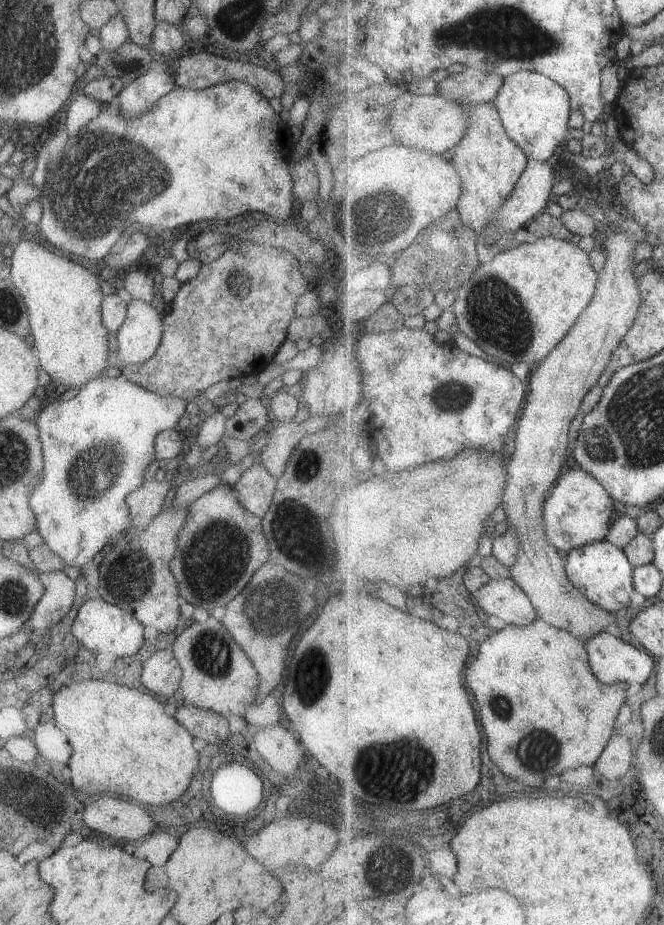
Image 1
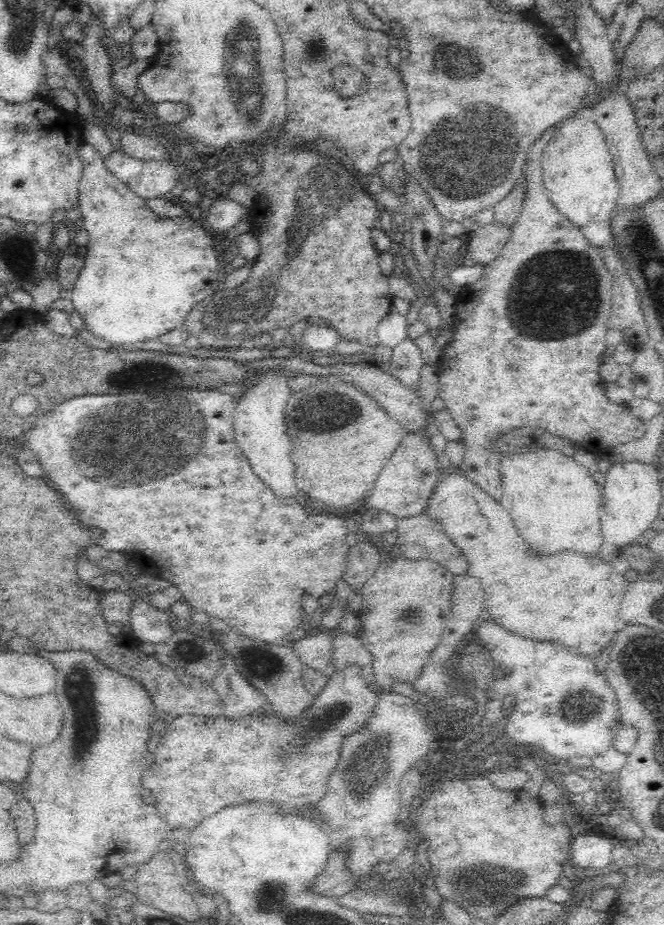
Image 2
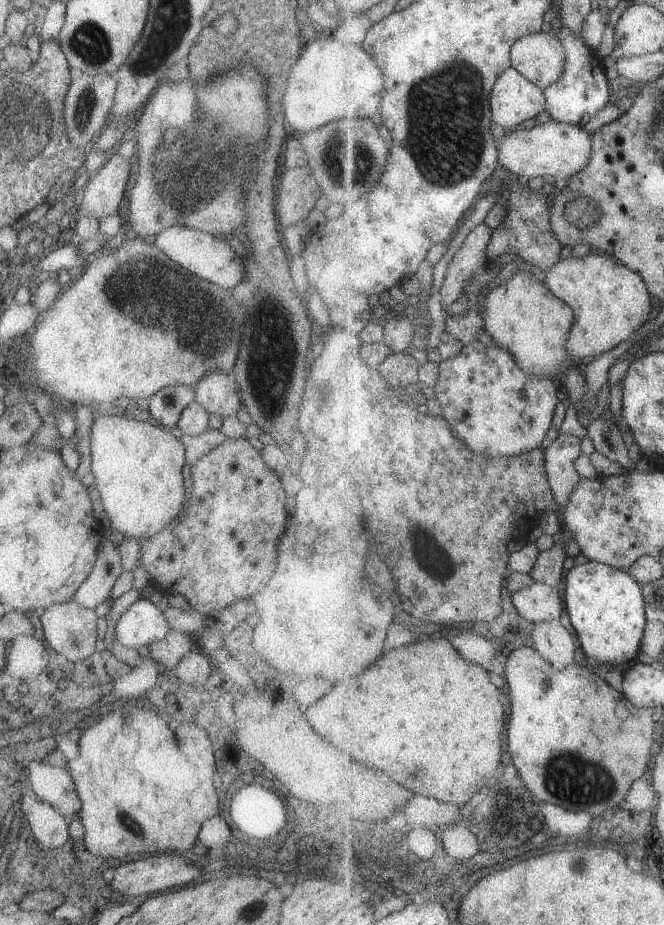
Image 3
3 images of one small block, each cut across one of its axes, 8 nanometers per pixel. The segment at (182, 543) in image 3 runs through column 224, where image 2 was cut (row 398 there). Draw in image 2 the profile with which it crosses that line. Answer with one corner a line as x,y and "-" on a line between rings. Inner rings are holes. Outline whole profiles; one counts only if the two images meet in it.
562,123
548,127
530,148
523,170
528,181
522,182
526,197
517,224
502,248
502,254
483,265
480,280
463,286
458,293
452,324
453,340
443,348
438,362
438,396
444,401
444,408
452,416
457,430
460,429
459,440
467,450
459,469
498,502
503,495
500,476
503,452
496,450
493,442
500,435
515,428
538,426
546,428
550,434
570,438
574,444
580,444
602,458
612,447
641,439
646,430
645,422
636,418
626,405
614,404
604,396
598,378
606,346
606,320
613,304
612,277
598,248
586,242
581,230
556,210
543,186
541,162
544,150
-
538,332
554,334
554,338
542,338

